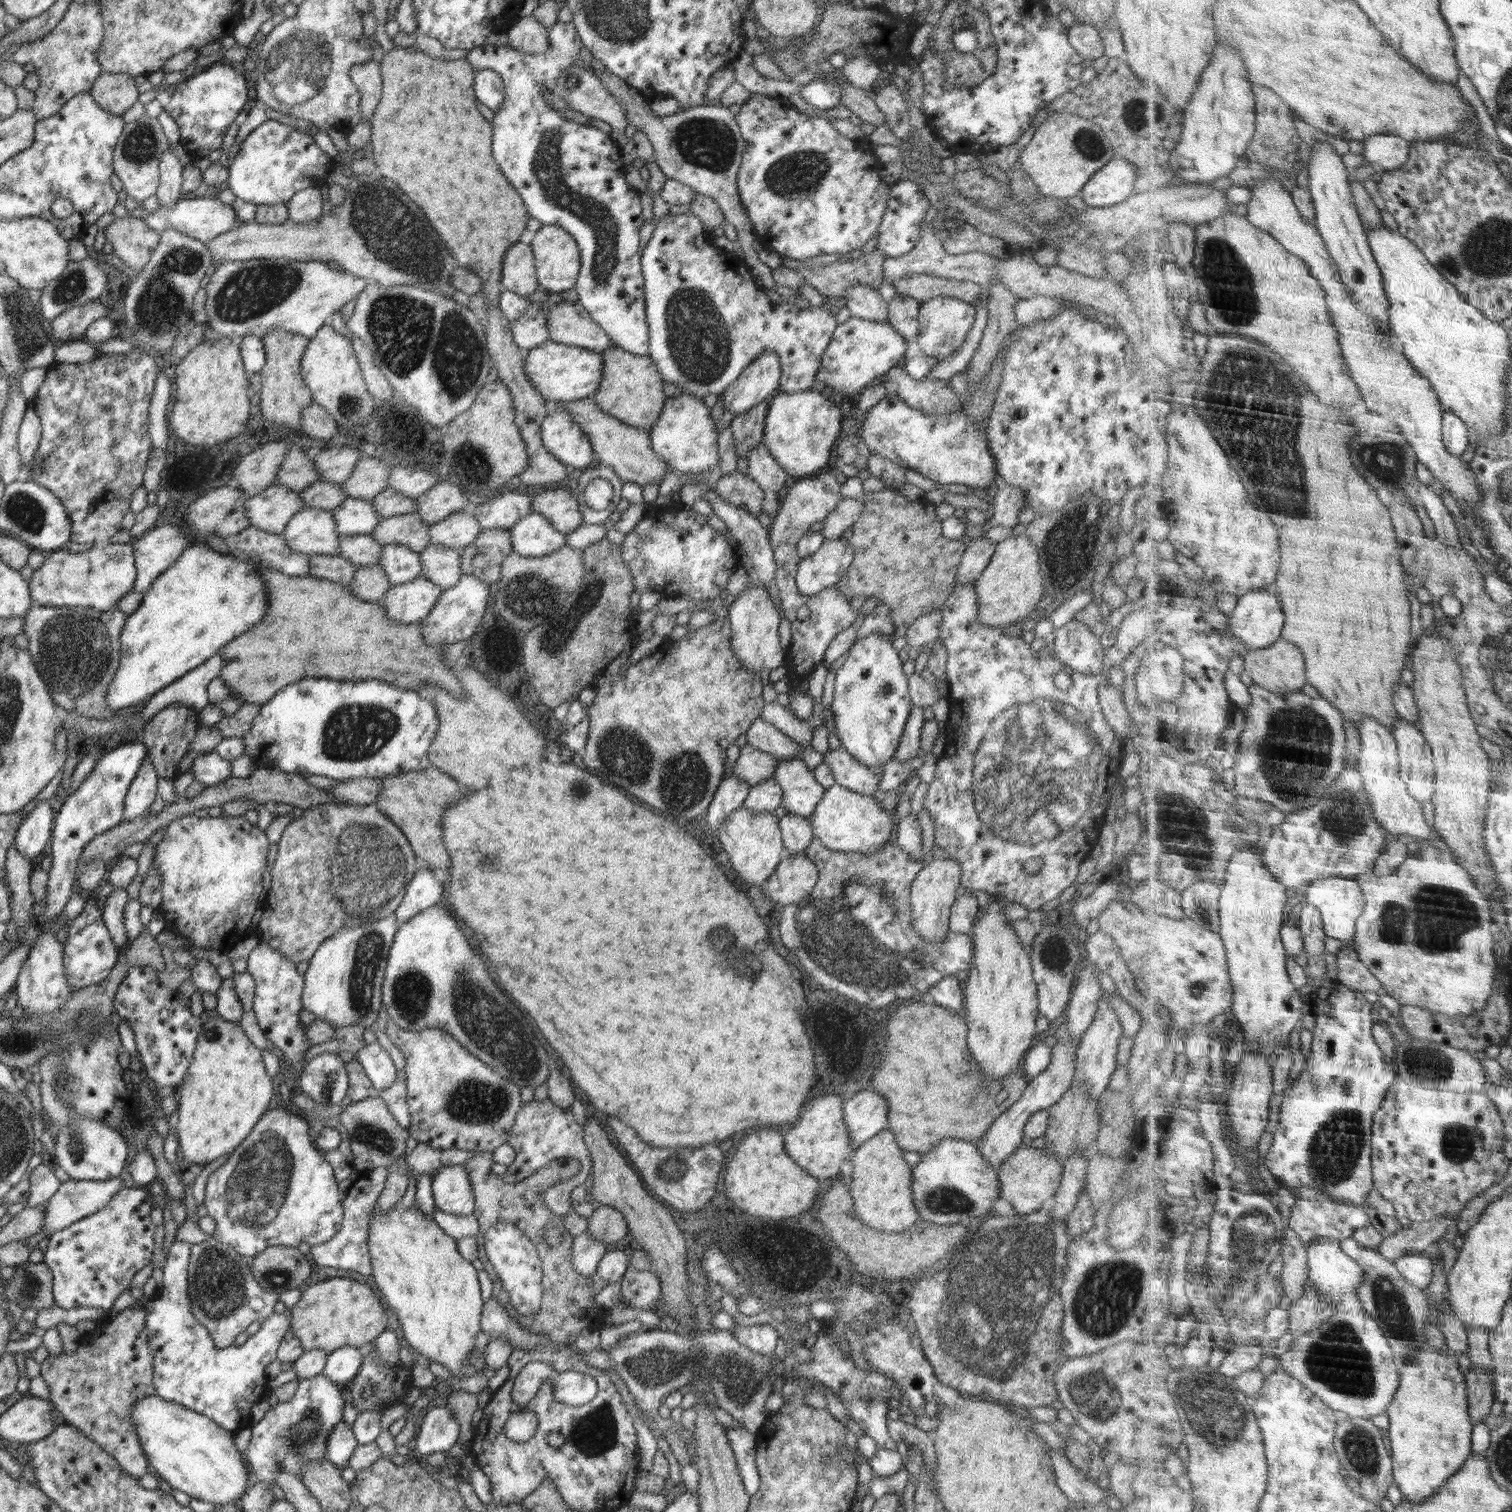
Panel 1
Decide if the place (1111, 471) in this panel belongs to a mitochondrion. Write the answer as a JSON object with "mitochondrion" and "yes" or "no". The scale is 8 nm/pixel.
{"mitochondrion":"no"}

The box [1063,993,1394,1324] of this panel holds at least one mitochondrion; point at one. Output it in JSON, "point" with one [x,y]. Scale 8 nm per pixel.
{"point":[1335,1149]}

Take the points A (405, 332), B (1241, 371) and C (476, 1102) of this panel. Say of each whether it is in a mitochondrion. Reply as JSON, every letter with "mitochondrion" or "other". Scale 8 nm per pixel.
{"A":"mitochondrion","B":"mitochondrion","C":"mitochondrion"}

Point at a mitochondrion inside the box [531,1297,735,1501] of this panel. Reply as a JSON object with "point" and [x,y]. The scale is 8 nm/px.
{"point":[596,1434]}

